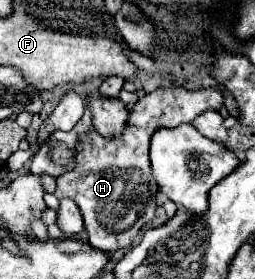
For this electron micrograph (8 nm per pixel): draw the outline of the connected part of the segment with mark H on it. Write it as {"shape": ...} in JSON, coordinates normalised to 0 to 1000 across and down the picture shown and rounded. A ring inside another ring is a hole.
{"shape":[[[718,308],[608,323],[537,358],[514,394],[506,444],[475,495],[404,495],[388,473],[357,466],[310,487],[302,516],[302,581],[278,616],[255,616],[224,638],[224,710],[278,710],[318,746],[333,824],[349,839],[349,875],[404,903],[459,903],[506,889],[545,824],[608,781],[616,724],[608,703],[624,667],[592,624],[584,588],[584,502],[608,466],[631,452],[702,452],[741,444],[804,394],[867,394],[882,373],[867,323],[796,315],[749,323]],[[490,810],[498,860],[490,860]],[[553,810],[553,817],[514,817]]]}

